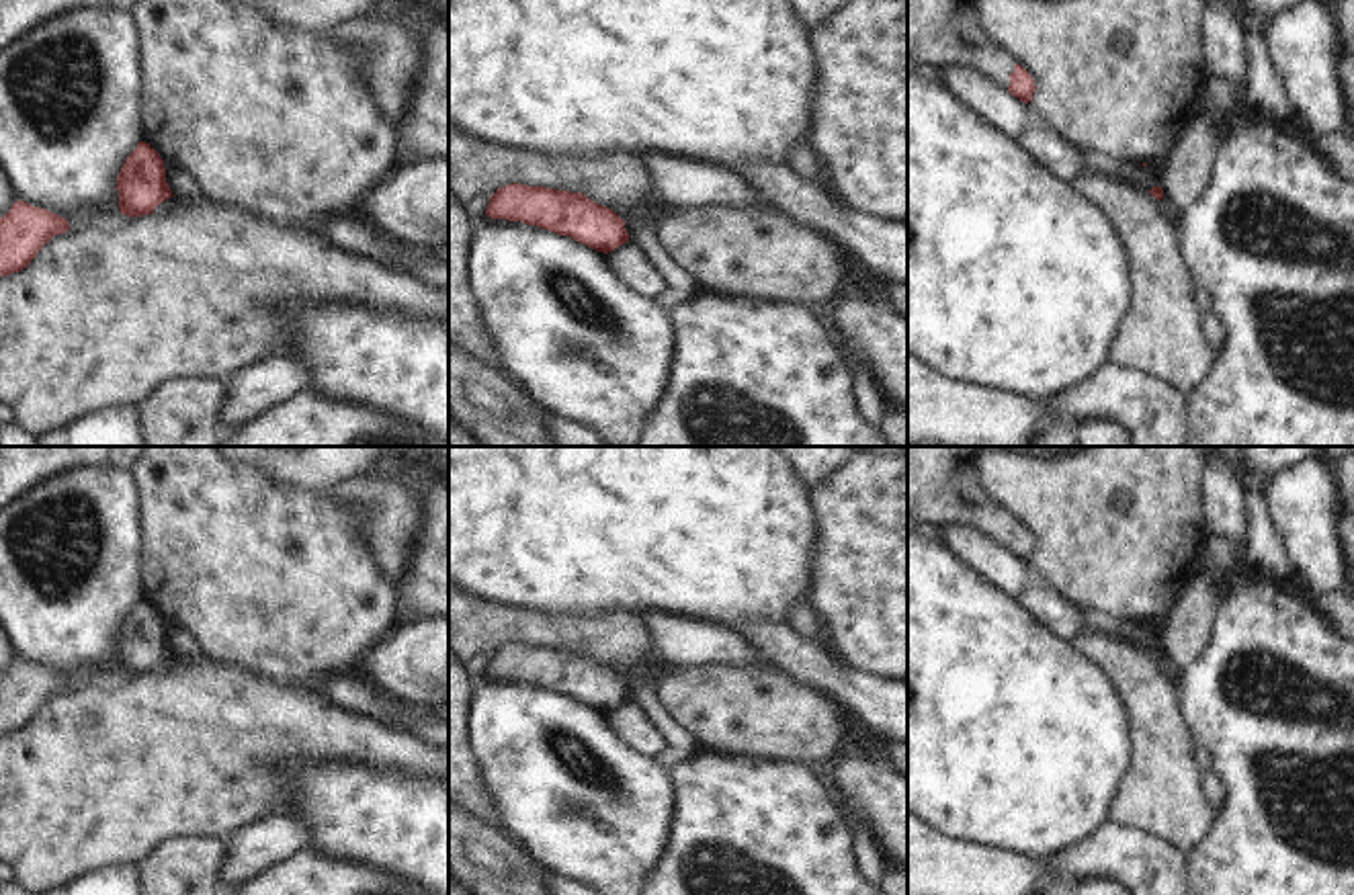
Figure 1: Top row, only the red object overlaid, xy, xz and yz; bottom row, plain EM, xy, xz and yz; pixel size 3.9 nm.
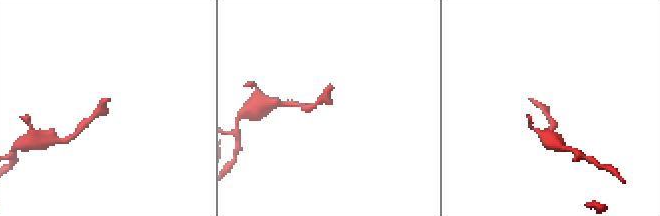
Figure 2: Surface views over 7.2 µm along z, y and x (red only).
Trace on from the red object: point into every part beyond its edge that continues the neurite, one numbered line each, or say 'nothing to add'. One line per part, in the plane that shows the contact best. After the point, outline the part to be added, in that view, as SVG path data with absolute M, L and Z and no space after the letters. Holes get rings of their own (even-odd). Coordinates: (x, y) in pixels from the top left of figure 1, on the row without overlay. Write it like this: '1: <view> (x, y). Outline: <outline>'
1: yz (943, 488). Outline: M907 446L907 514L916 524L969 526L1008 549L1016 518L983 492L971 446Z

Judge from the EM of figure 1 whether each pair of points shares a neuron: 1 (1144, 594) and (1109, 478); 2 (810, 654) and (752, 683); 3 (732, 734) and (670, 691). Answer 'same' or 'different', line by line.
1: same
2: different
3: same

